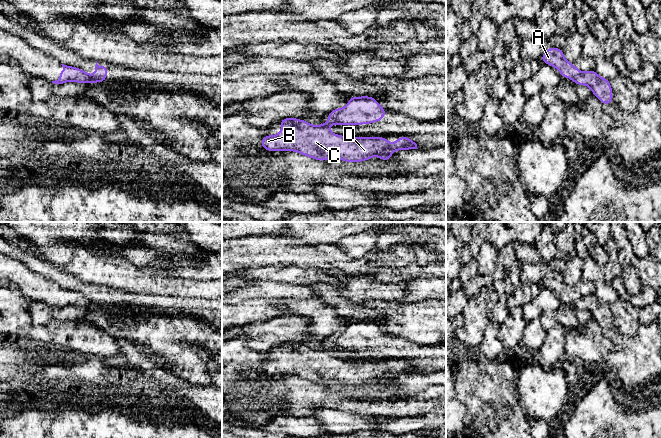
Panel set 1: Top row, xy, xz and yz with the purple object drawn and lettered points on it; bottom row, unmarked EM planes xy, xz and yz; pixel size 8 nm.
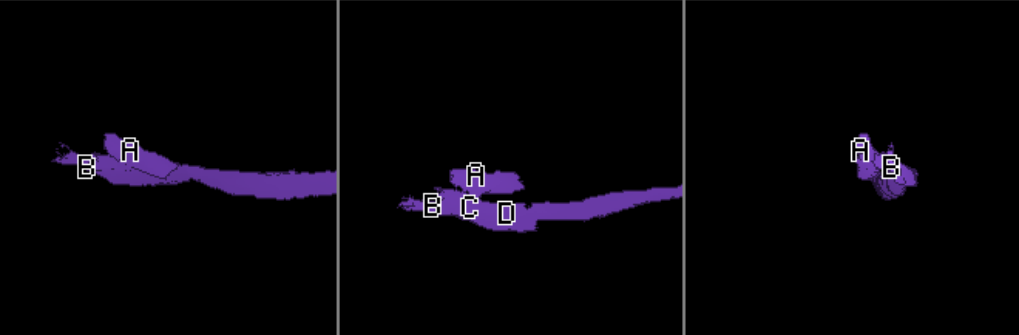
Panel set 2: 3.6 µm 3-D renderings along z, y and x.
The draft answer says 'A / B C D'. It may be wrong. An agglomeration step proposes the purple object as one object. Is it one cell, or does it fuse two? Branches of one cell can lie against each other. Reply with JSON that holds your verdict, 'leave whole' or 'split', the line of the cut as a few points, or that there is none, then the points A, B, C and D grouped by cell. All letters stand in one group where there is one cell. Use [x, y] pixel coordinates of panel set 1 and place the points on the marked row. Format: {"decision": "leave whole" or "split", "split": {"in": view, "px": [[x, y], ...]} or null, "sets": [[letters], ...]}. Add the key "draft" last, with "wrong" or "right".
{"decision": "split", "split": {"in": "yz", "px": [[580, 72], [573, 81]]}, "sets": [["A"], ["B", "C", "D"]], "draft": "right"}

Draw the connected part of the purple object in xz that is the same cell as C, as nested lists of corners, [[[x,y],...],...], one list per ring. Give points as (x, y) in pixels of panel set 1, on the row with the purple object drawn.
[[[295,117],[278,121],[282,130],[274,136],[265,134],[260,144],[264,150],[294,151],[318,161],[338,158],[343,162],[364,162],[372,156],[389,161],[392,152],[418,149],[417,144],[405,135],[390,144],[385,137],[354,137],[331,133],[328,128],[313,126]]]

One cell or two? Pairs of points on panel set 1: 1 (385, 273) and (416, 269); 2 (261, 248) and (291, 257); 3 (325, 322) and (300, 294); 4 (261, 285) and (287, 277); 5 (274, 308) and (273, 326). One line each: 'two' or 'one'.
1: one
2: one
3: two
4: two
5: two

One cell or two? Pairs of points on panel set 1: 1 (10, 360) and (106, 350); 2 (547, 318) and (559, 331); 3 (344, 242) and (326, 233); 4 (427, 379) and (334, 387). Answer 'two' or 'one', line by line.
1: two
2: two
3: two
4: one

